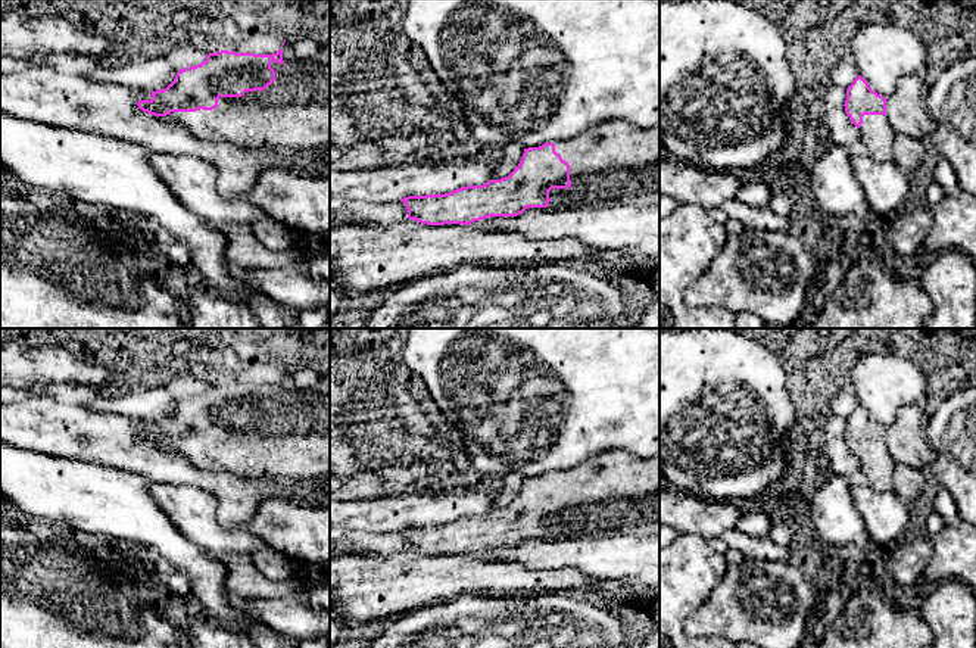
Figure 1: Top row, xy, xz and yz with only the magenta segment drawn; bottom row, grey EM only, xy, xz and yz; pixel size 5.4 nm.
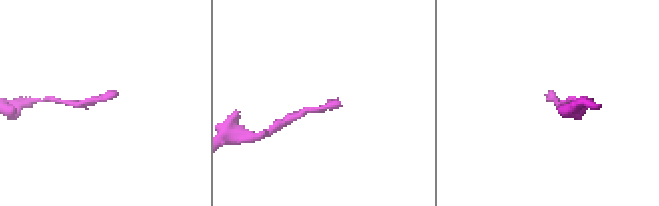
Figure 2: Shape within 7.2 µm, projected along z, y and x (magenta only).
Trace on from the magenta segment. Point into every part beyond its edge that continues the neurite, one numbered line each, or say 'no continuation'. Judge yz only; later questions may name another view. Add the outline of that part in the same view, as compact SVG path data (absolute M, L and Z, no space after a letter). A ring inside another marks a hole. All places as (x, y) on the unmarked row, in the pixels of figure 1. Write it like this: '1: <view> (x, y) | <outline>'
1: yz (878, 469) | M864 445L858 464L861 468L861 482L867 486L876 492L892 489L897 462L888 452L886 445Z

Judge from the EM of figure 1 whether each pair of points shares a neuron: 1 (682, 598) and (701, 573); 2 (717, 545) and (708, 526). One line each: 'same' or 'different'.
1: same
2: different

